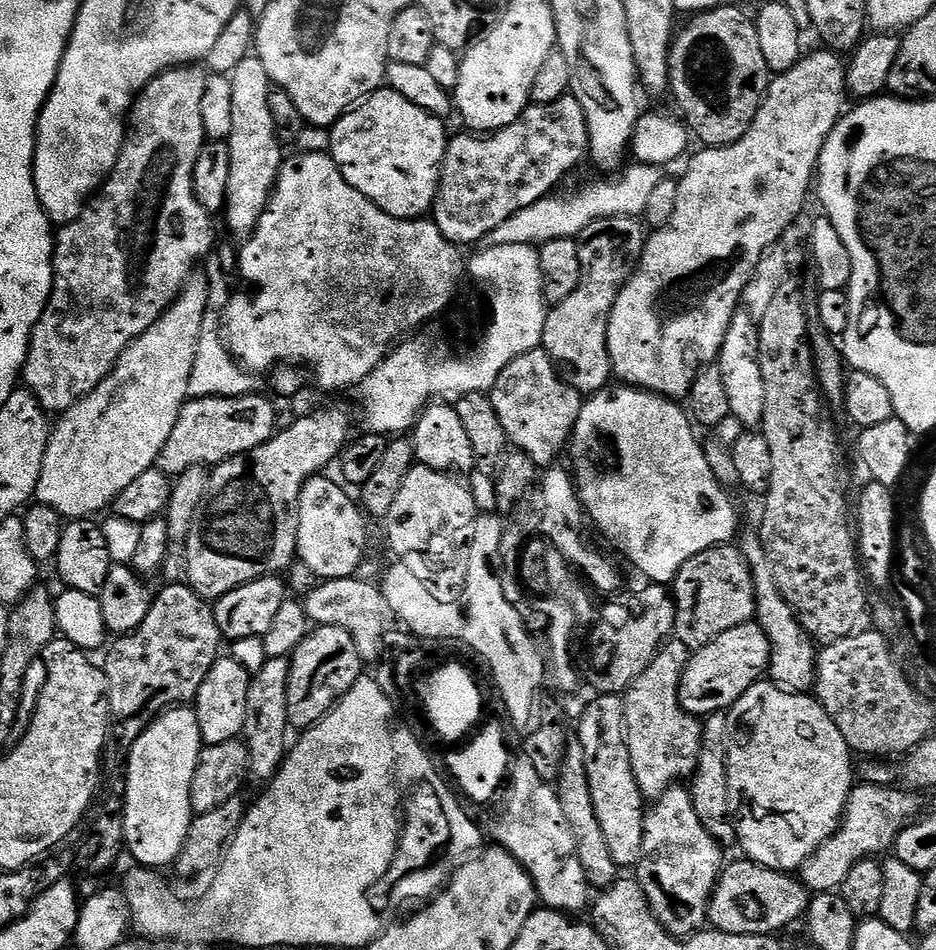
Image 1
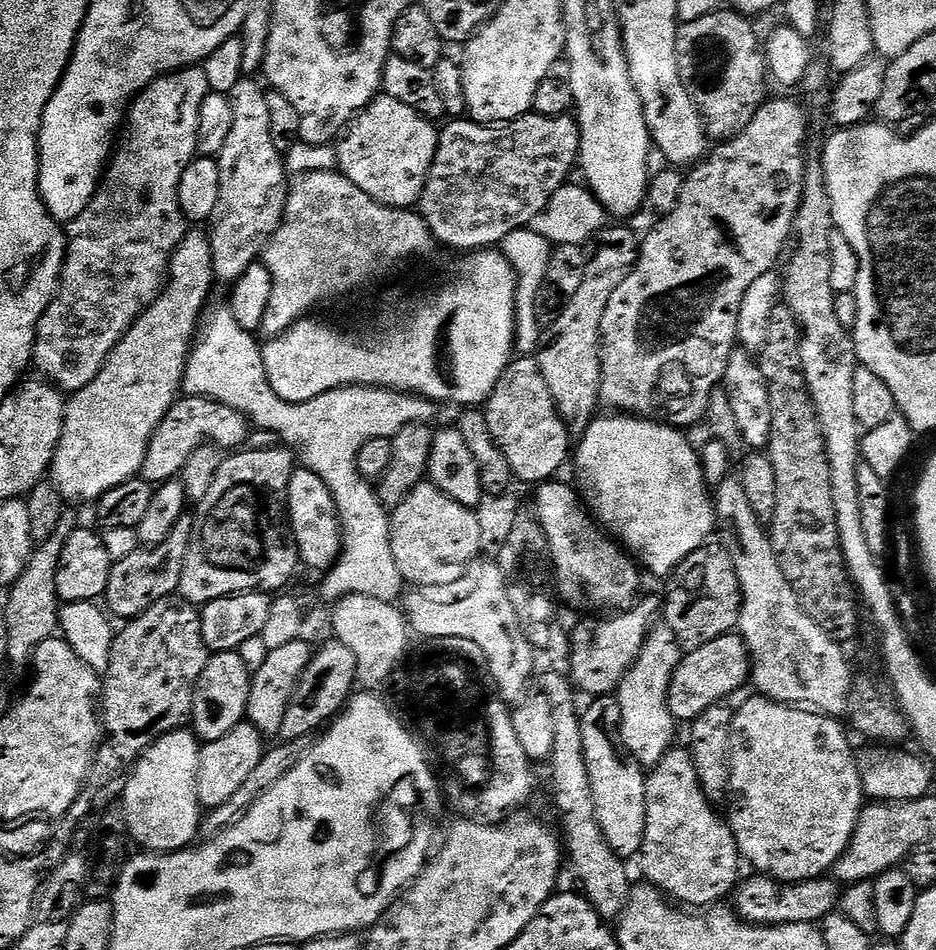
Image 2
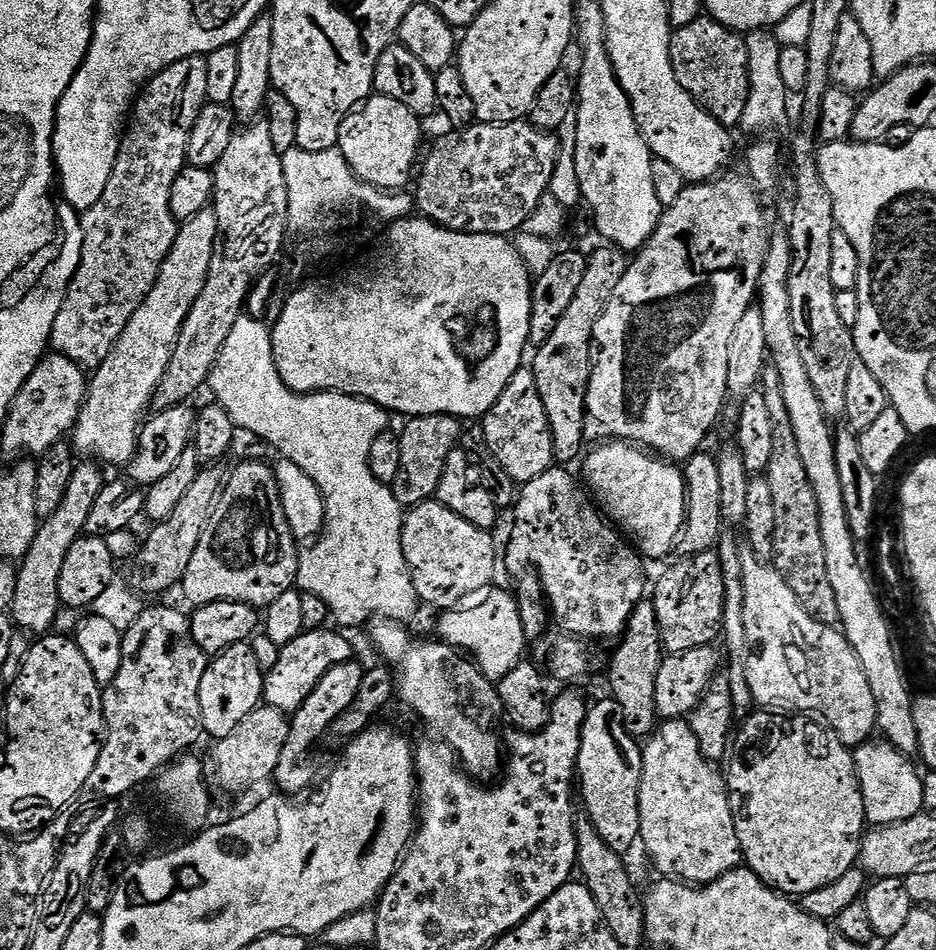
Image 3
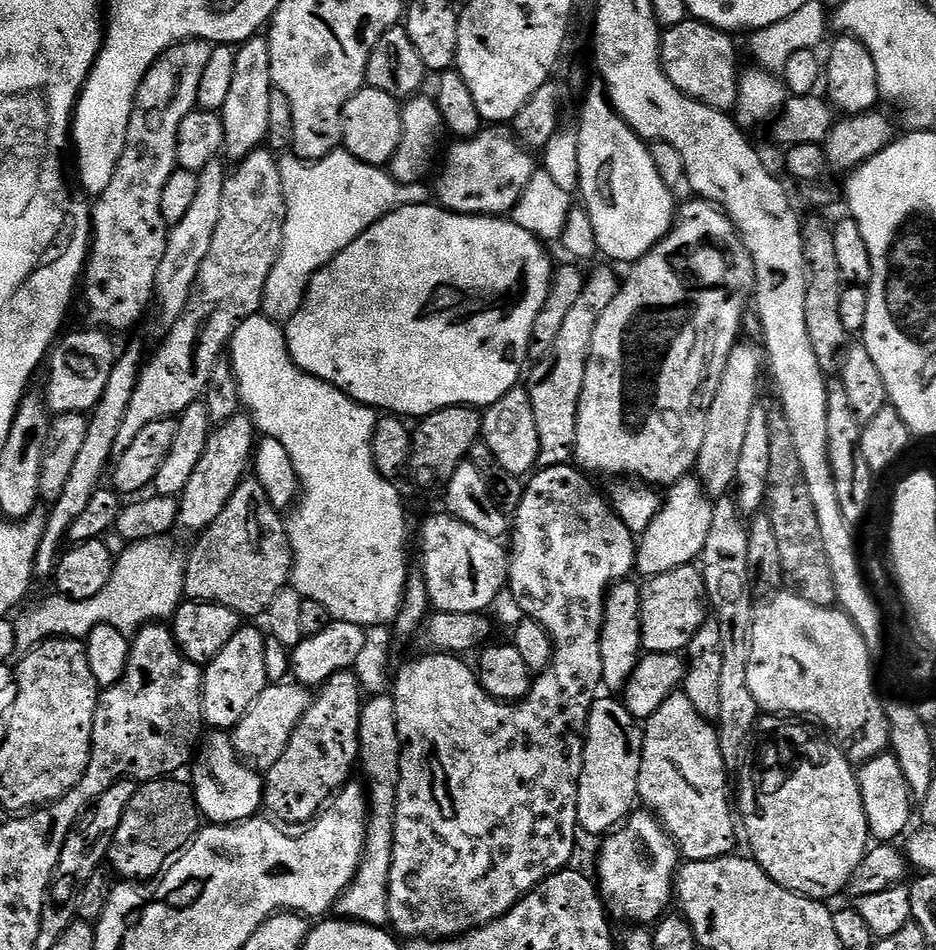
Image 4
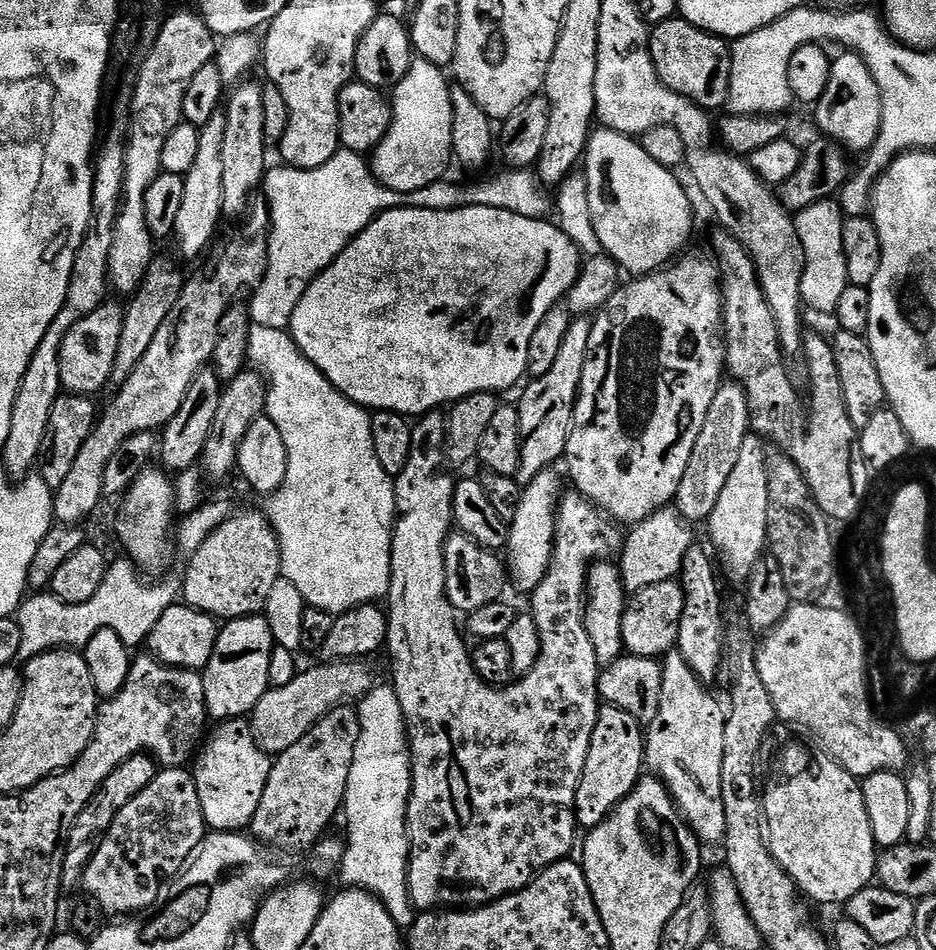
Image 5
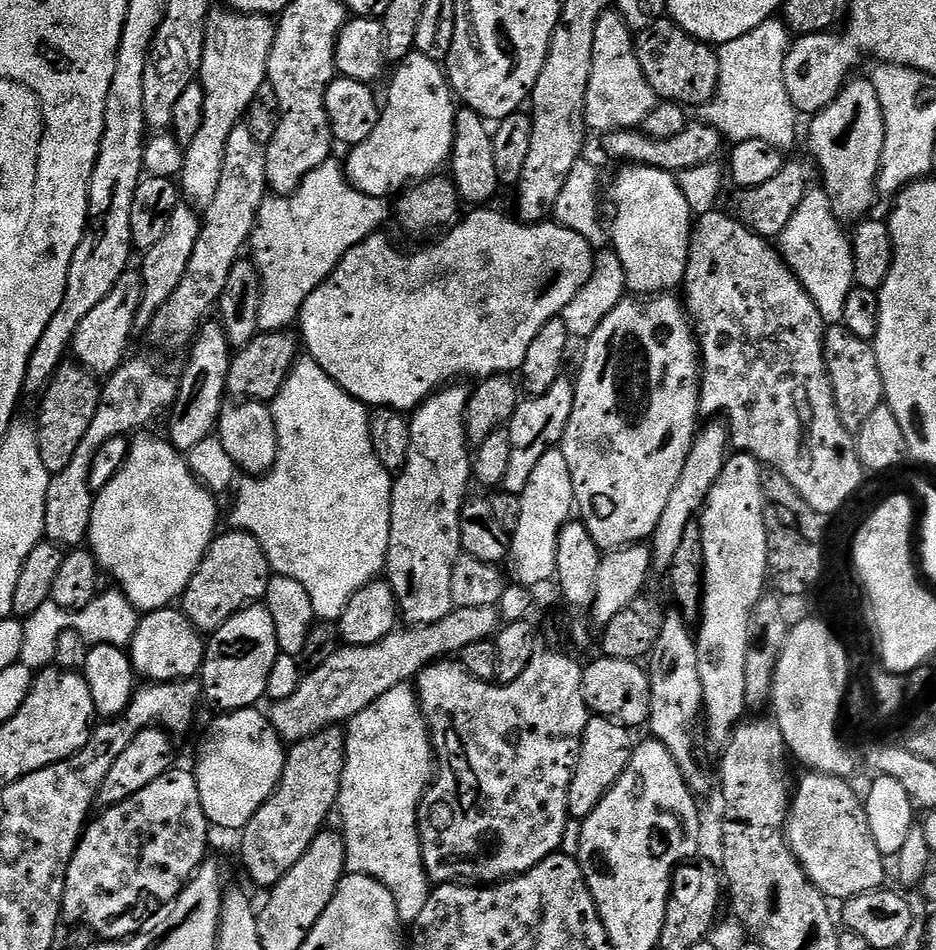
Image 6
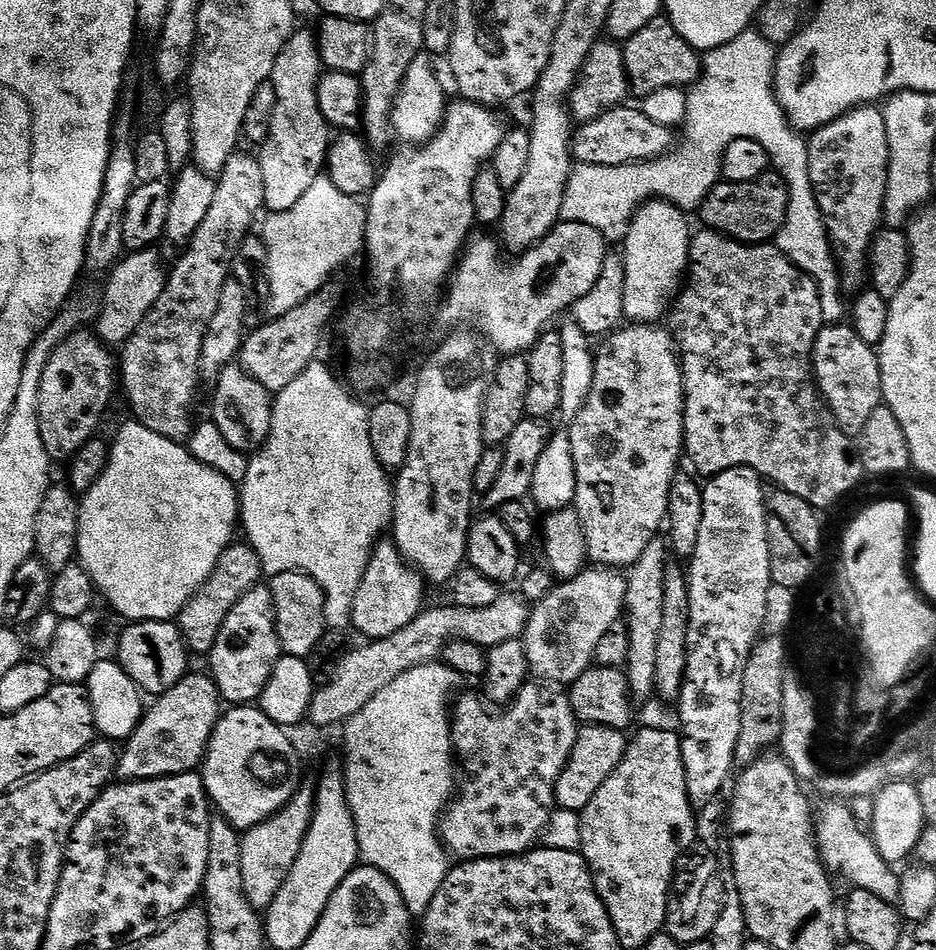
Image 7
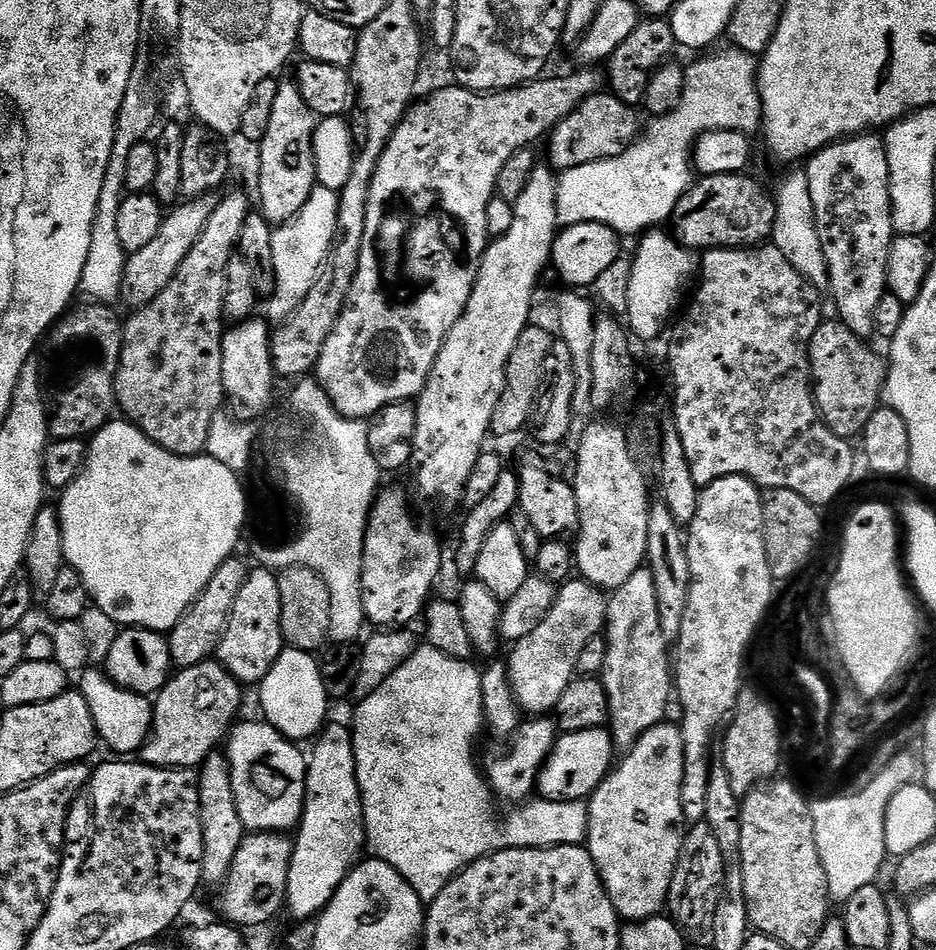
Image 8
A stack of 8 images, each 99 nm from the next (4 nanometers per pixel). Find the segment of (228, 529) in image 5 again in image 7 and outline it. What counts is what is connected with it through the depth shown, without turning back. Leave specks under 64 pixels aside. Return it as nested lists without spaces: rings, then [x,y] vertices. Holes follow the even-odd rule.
[[[233,542],[218,558],[216,569],[206,578],[206,582],[188,600],[187,606],[180,611],[178,623],[182,638],[188,644],[189,653],[211,653],[214,642],[218,642],[218,634],[222,630],[222,622],[226,622],[226,614],[234,610],[238,598],[251,588],[257,587],[262,580],[260,559],[255,550],[246,542]]]

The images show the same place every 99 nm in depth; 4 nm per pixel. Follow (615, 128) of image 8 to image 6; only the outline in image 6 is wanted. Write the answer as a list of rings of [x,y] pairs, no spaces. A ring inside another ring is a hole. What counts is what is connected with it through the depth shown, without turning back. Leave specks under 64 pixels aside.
[[[690,122],[682,130],[682,134],[674,134],[674,138],[665,140],[650,138],[640,128],[623,128],[617,132],[609,132],[603,137],[604,148],[614,159],[624,160],[620,162],[627,162],[632,166],[657,168],[673,174],[688,172],[703,164],[713,163],[717,159],[720,147],[725,147],[726,144],[724,137],[714,125],[707,122],[699,123]]]

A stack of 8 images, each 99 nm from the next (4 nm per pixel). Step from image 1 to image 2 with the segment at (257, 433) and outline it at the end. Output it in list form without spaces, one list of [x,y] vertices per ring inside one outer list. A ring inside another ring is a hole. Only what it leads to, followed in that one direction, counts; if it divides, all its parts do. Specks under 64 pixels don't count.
[[[189,396],[177,399],[171,410],[162,418],[158,430],[152,435],[152,441],[146,452],[140,476],[153,486],[159,486],[167,480],[175,480],[181,475],[194,450],[203,444],[214,442],[225,450],[236,450],[248,436],[250,421],[238,410],[209,400],[207,396]]]

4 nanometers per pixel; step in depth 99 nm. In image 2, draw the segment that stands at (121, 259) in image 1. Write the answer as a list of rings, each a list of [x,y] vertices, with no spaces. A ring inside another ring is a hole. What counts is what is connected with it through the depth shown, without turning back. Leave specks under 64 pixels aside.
[[[193,66],[190,68],[179,68],[177,72],[167,72],[165,76],[159,76],[149,88],[144,89],[135,100],[132,101],[126,117],[126,131],[119,141],[114,152],[114,159],[107,165],[102,177],[102,183],[96,189],[96,197],[78,214],[76,220],[67,225],[66,235],[68,237],[68,250],[64,257],[64,269],[60,275],[60,286],[56,297],[50,302],[50,306],[42,314],[42,318],[36,327],[36,345],[32,347],[32,364],[37,368],[39,375],[44,378],[51,378],[65,393],[81,392],[82,389],[104,368],[106,358],[114,350],[114,346],[130,330],[130,326],[139,318],[149,306],[160,297],[164,291],[164,285],[169,277],[168,263],[172,261],[172,252],[184,241],[184,236],[190,231],[190,222],[184,217],[184,211],[180,209],[178,202],[178,182],[182,182],[182,170],[186,170],[188,163],[197,155],[196,135],[198,134],[198,114],[202,114],[202,102],[209,94],[206,74],[203,67]]]

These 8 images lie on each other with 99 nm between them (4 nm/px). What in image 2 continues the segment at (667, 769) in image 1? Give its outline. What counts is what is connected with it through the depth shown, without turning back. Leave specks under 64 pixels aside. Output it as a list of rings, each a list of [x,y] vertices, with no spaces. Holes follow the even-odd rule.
[[[663,622],[653,624],[638,658],[614,693],[624,751],[648,770],[674,746],[675,740],[672,739],[676,736],[678,722],[670,714],[668,691],[674,670],[680,665],[681,655],[682,645],[674,630]]]

